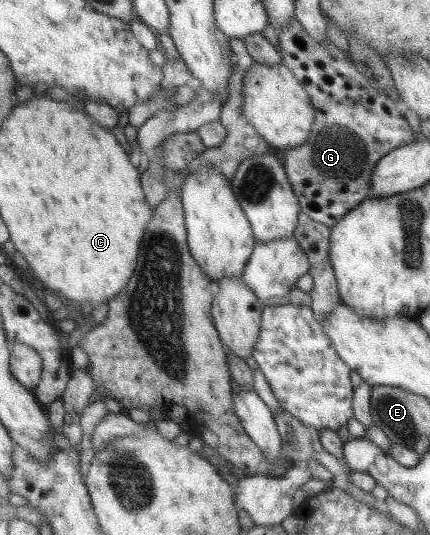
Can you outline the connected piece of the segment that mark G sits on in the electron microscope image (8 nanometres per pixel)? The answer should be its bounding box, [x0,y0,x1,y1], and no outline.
[277,17,414,227]

